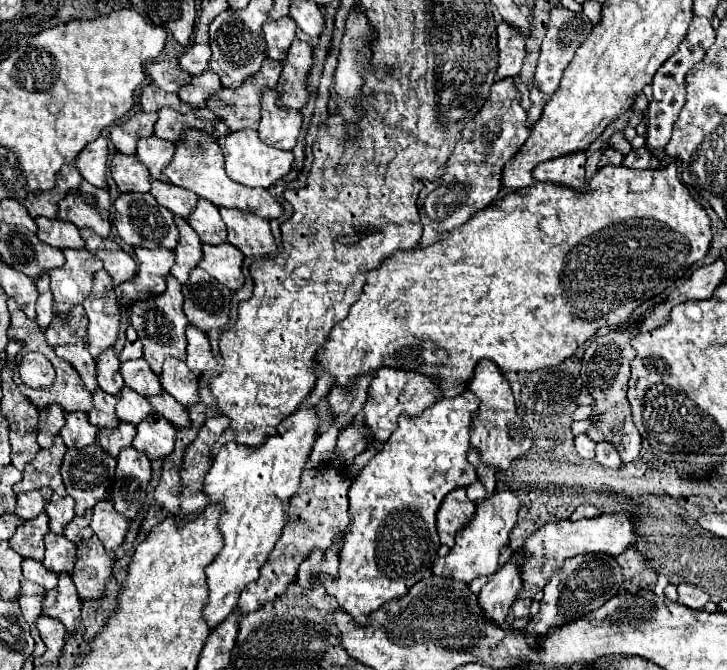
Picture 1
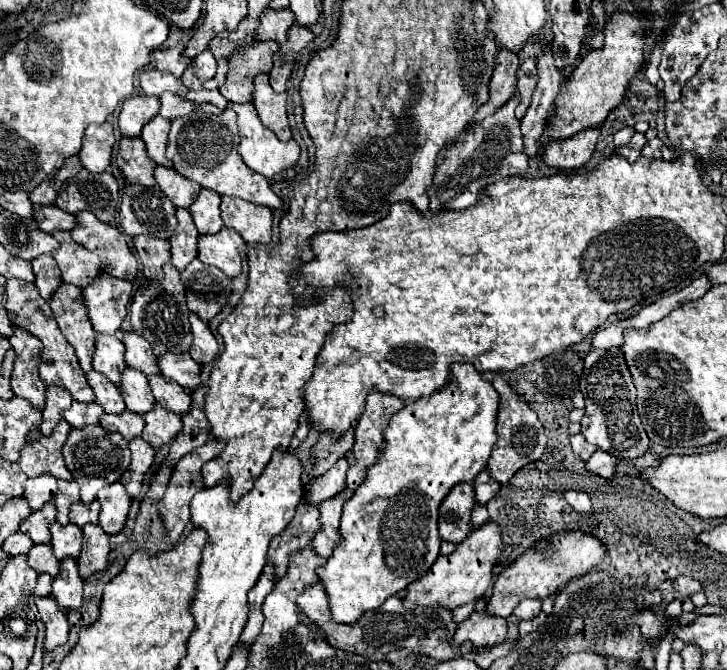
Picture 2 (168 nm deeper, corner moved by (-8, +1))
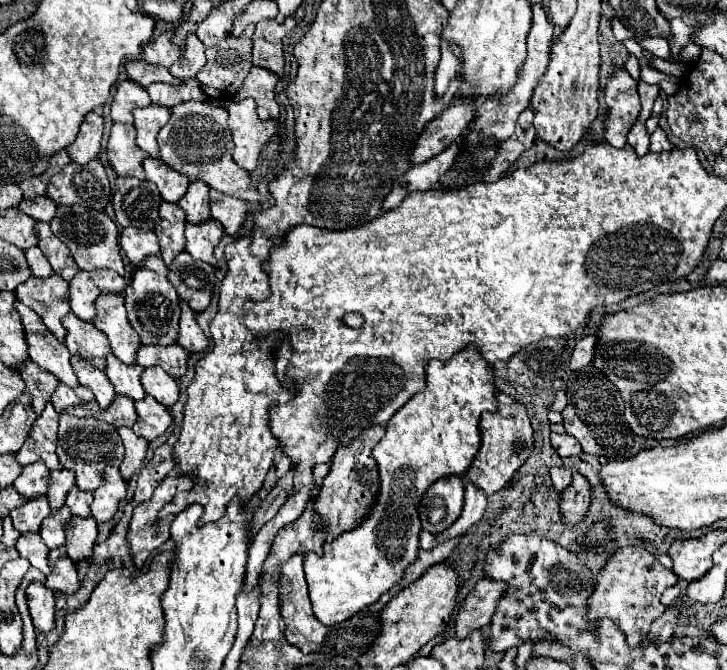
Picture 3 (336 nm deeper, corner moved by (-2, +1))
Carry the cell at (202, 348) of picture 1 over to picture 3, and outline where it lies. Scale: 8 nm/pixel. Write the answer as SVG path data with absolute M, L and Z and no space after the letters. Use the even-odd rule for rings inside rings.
M180 302L180 308L182 308L182 316L180 316L180 336L178 336L178 344L188 354L200 354L200 352L204 352L208 348L210 340L206 338L206 334L198 326L194 310L190 310L190 306L186 306L186 302Z

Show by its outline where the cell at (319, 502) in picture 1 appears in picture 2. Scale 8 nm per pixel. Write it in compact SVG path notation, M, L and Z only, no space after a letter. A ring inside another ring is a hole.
M302 500L300 506L296 508L296 516L288 524L288 528L282 534L278 534L276 538L272 538L270 550L268 550L268 560L274 562L278 578L284 576L284 570L288 566L292 552L302 550L314 538L316 528L320 528L318 516L320 516L318 506L308 506Z

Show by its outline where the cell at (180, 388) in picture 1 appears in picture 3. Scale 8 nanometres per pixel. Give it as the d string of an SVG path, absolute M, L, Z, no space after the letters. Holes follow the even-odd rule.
M178 344L170 346L140 346L138 364L142 368L162 366L172 378L180 378L188 370L188 352Z

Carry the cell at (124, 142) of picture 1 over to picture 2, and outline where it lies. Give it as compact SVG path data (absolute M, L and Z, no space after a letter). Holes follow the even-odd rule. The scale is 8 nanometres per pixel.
M132 96L122 104L122 112L118 116L120 120L120 132L128 138L134 138L140 134L144 122L148 118L154 118L160 110L158 98L152 96Z

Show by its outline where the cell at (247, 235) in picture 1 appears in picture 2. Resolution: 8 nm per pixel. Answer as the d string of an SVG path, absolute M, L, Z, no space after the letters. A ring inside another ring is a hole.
M224 196L222 222L226 228L234 228L248 244L268 244L272 236L272 210L268 206L244 202L242 198Z

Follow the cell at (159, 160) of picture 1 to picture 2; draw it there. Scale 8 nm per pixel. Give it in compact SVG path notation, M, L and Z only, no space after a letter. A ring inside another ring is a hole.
M156 114L148 124L144 124L142 128L142 140L146 142L146 150L148 156L160 164L160 166L172 166L172 162L166 158L166 140L168 140L168 130L170 130L170 122L166 118L162 118L160 114Z

